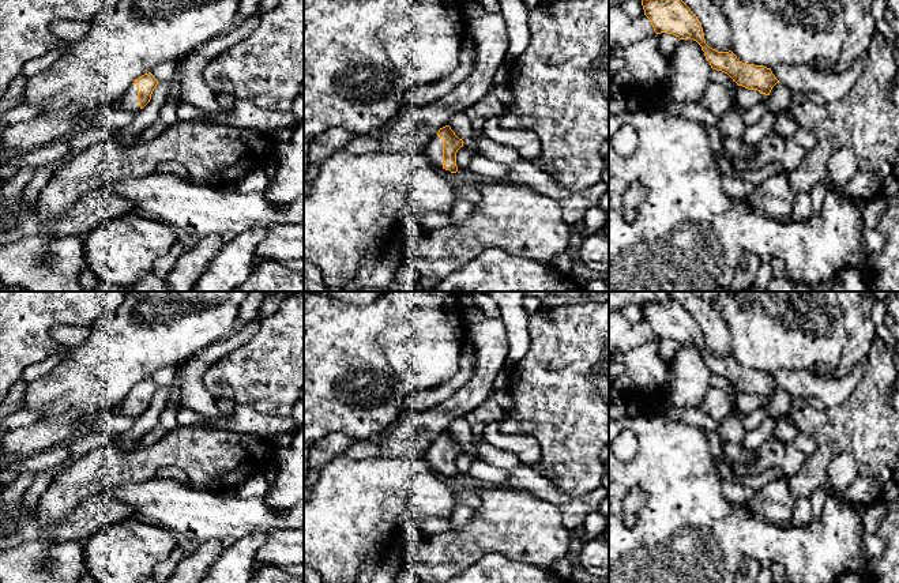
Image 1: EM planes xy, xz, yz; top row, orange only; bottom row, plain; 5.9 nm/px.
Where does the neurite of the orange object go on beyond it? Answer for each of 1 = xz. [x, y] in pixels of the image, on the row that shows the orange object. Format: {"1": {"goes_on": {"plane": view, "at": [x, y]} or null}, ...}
{"1": {"goes_on": {"plane": "xz", "at": [433, 150]}}}

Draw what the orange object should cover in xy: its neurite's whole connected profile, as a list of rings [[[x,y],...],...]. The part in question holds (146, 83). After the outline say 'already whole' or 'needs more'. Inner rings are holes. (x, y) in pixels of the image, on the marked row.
[[[151,72],[135,79],[119,102],[119,106],[127,112],[138,113],[151,99],[151,94],[157,87],[158,80]]]; needs more

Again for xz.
[[[445,125],[429,142],[425,153],[435,168],[455,180],[459,174],[456,153],[460,147],[463,147],[463,140],[455,135],[450,125]]]; needs more

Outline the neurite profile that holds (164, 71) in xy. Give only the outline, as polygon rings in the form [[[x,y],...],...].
[[[169,60],[165,63],[158,64],[151,74],[158,82],[170,80],[176,72],[177,61]]]

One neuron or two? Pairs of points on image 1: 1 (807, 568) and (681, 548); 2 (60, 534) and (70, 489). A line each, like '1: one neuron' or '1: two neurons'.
1: one neuron
2: two neurons

